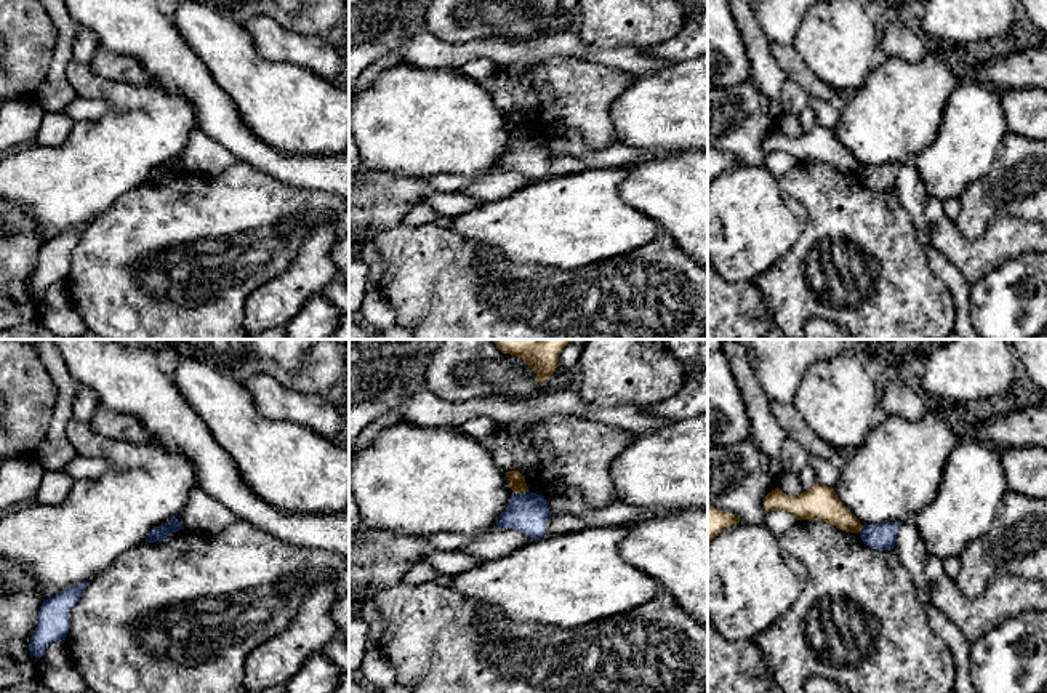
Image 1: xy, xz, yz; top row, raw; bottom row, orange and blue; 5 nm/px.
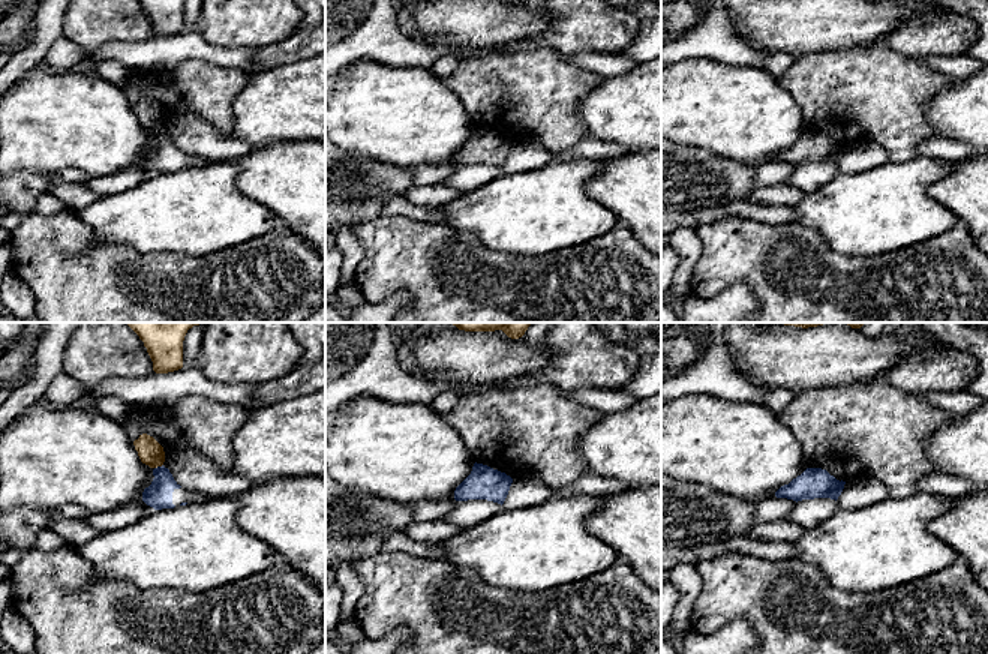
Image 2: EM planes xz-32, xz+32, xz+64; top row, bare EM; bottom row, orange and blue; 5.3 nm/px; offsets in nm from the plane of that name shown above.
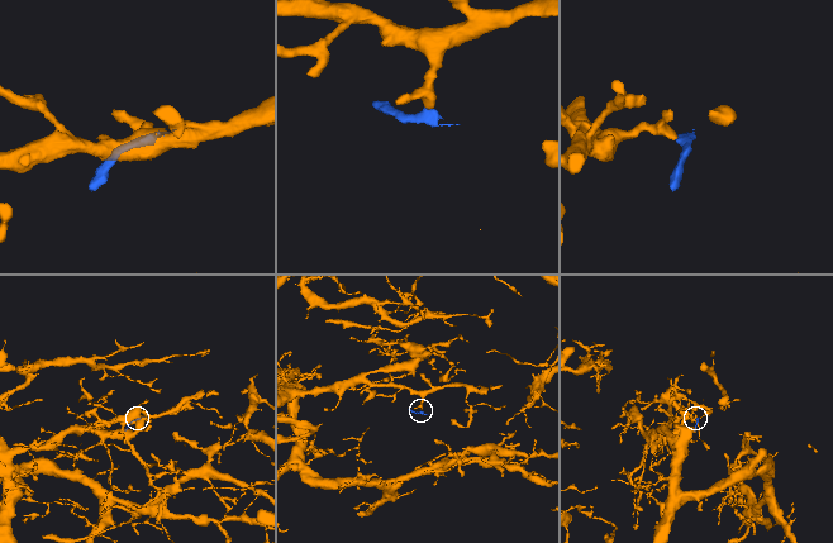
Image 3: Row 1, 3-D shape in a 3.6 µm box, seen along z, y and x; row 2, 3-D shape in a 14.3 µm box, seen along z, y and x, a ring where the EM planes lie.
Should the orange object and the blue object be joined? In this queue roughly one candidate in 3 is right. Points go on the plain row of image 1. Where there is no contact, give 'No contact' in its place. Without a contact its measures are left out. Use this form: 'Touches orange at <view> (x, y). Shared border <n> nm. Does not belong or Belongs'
Touches orange at xz (519, 133). Shared border 80 nm. Does not belong

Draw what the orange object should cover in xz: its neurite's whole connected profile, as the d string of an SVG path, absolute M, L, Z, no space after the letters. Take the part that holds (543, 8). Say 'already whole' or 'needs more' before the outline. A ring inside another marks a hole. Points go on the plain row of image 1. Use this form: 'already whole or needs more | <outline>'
already whole | M522 0L535 14L536 22L544 24L559 8L559 0Z

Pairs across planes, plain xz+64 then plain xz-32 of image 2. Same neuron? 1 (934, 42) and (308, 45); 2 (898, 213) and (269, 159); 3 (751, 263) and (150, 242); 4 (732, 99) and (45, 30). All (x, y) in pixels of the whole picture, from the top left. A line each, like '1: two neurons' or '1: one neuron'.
1: two neurons
2: two neurons
3: two neurons
4: two neurons

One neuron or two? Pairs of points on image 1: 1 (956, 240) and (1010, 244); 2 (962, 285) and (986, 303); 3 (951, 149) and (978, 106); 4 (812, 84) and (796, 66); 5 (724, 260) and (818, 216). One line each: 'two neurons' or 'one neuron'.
1: one neuron
2: two neurons
3: one neuron
4: one neuron
5: two neurons

